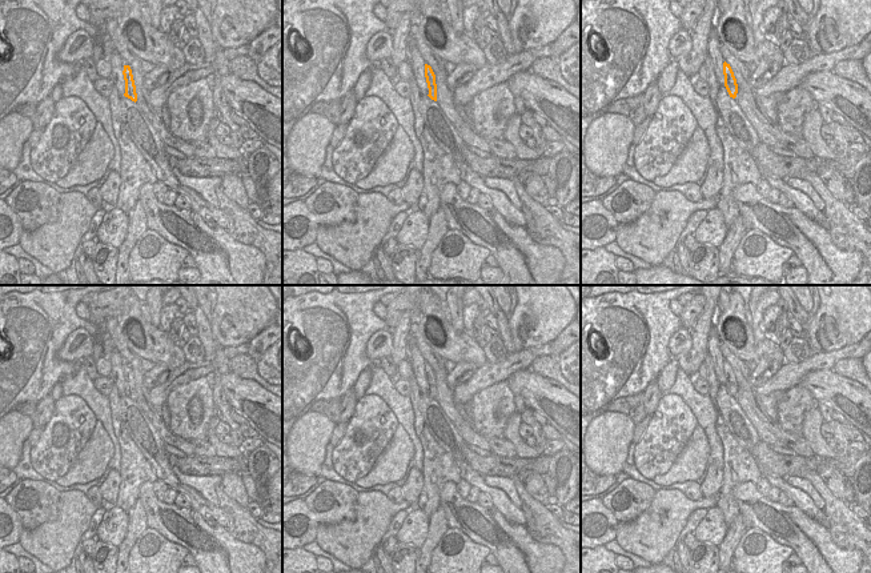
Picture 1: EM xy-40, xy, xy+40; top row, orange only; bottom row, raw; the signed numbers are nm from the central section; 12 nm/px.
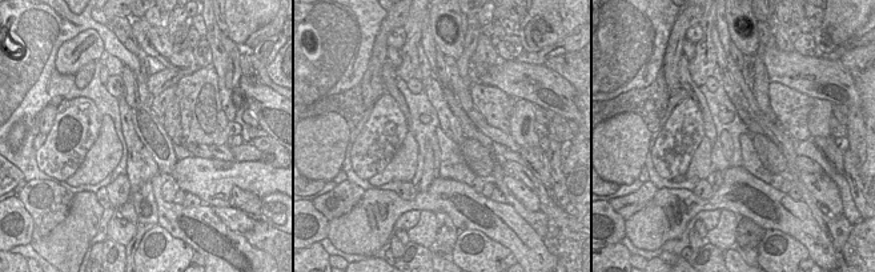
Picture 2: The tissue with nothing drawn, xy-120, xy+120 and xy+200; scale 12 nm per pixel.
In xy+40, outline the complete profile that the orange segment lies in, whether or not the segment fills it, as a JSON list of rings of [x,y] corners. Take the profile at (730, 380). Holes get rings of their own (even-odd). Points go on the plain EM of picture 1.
[[[726,360],[723,361],[725,385],[730,396],[735,397],[738,392],[738,382],[734,370]]]

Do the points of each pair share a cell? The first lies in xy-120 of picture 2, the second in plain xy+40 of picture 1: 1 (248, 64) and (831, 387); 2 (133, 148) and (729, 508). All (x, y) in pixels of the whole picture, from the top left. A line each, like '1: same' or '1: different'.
1: different
2: same

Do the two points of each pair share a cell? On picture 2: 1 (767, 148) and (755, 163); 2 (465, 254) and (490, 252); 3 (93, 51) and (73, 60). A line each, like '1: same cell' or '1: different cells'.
1: different cells
2: same cell
3: same cell

